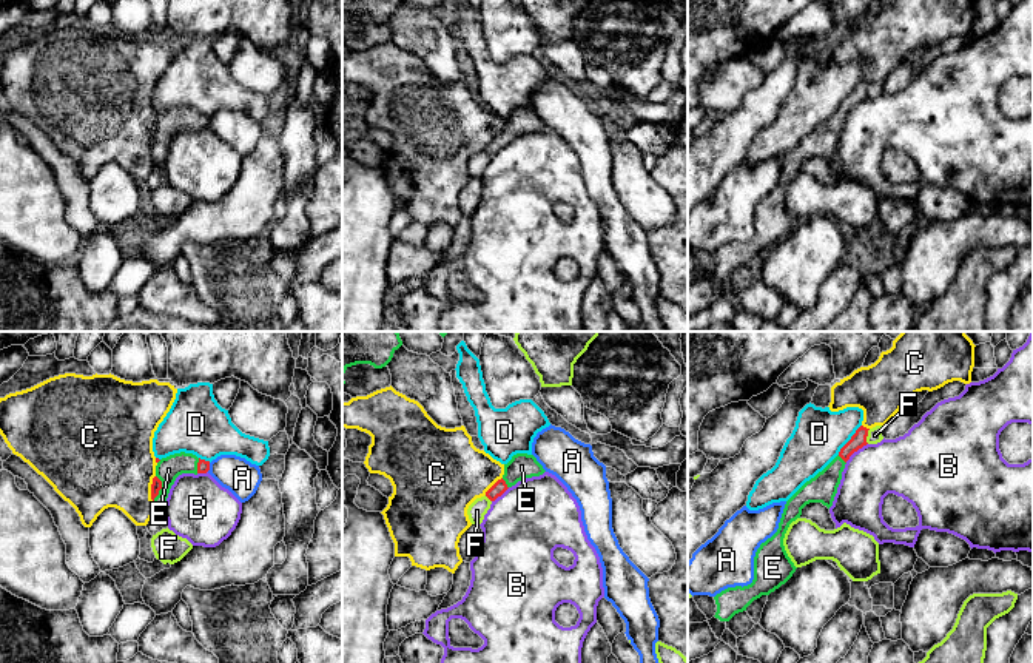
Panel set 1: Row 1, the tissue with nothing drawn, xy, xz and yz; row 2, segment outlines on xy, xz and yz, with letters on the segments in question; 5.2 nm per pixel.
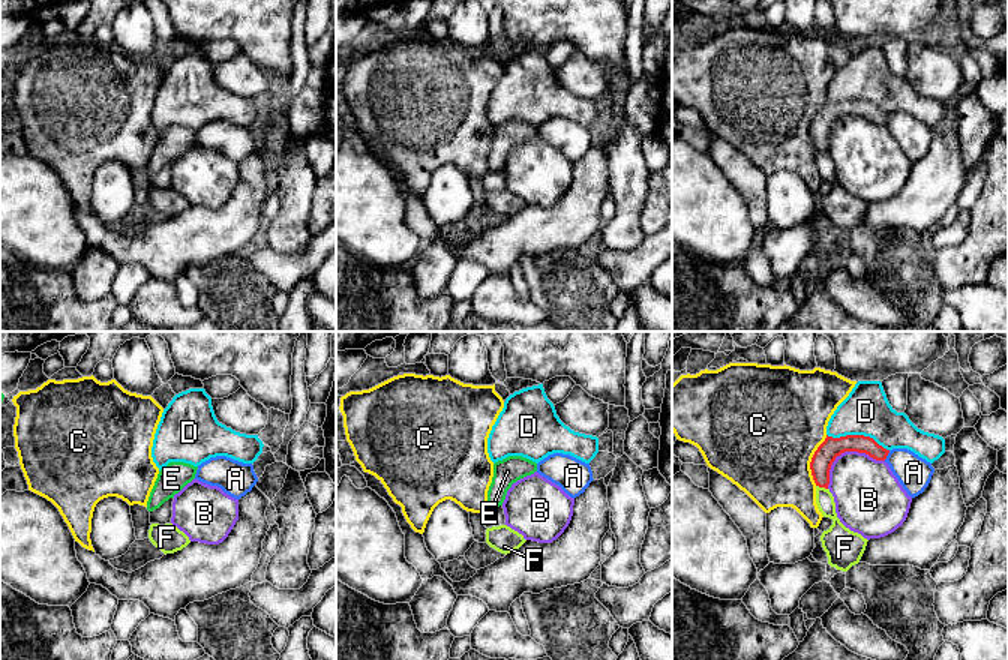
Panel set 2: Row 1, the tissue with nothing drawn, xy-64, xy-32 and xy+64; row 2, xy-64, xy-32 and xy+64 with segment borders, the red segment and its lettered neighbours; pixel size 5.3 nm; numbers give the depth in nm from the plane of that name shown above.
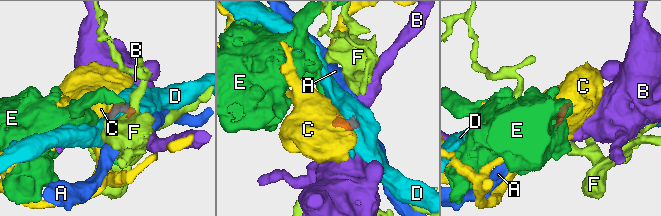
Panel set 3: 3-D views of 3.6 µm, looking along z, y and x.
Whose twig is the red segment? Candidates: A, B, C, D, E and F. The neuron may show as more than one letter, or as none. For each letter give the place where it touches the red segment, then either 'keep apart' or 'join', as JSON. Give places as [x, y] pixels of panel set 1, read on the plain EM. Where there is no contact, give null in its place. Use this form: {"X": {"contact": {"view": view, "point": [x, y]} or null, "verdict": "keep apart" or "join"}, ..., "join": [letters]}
{"A": {"contact": {"view": "xy", "point": [208, 122]}, "verdict": "keep apart"}, "B": {"contact": {"view": "yz", "point": [856, 105]}, "verdict": "keep apart"}, "C": {"contact": {"view": "xy", "point": [151, 142]}, "verdict": "keep apart"}, "D": {"contact": {"view": "yz", "point": [850, 94]}, "verdict": "keep apart"}, "E": {"contact": {"view": "xy", "point": [161, 142]}, "verdict": "join"}, "F": {"contact": {"view": "yz", "point": [867, 90]}, "verdict": "keep apart"}, "join": ["E"]}

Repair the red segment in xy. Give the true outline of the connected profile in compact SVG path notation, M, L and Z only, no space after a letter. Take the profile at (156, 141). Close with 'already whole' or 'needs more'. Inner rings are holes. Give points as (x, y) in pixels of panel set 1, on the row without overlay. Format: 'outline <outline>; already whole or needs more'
outline M185 106L174 108L162 114L156 113L156 117L156 131L151 139L151 154L156 163L165 163L170 143L179 130L197 130L210 125L210 116Z; needs more

